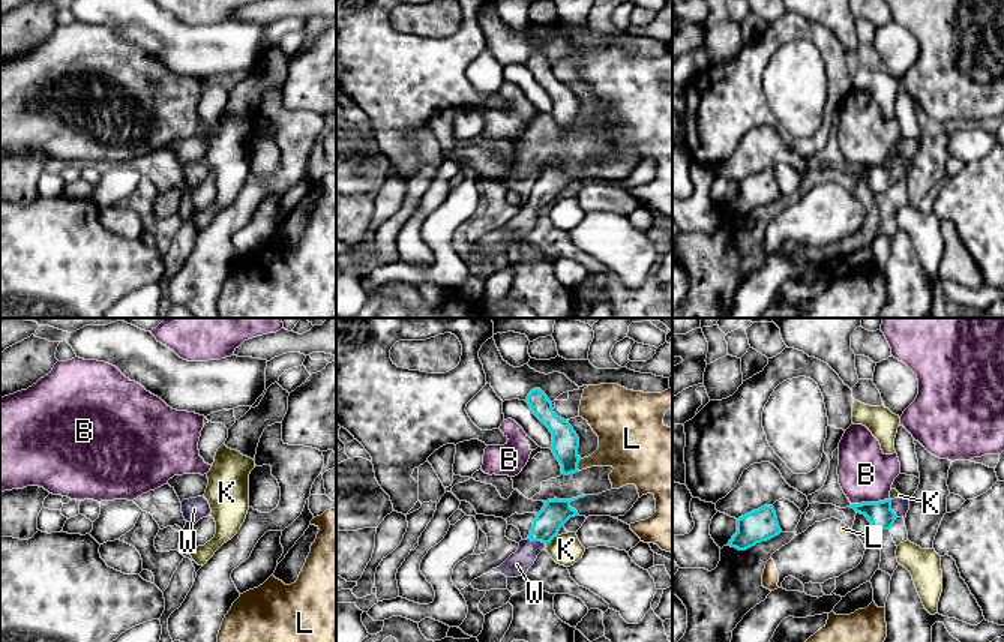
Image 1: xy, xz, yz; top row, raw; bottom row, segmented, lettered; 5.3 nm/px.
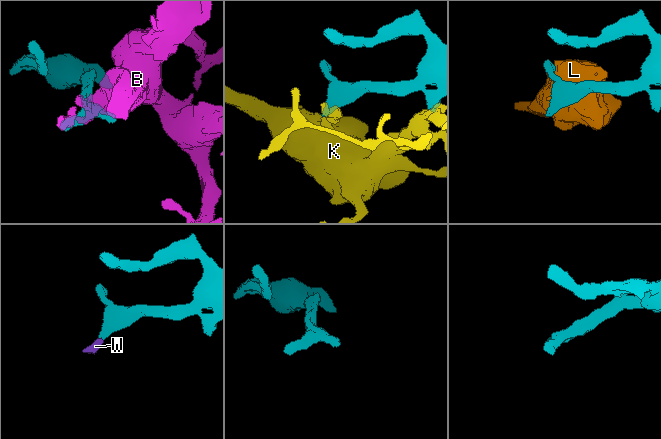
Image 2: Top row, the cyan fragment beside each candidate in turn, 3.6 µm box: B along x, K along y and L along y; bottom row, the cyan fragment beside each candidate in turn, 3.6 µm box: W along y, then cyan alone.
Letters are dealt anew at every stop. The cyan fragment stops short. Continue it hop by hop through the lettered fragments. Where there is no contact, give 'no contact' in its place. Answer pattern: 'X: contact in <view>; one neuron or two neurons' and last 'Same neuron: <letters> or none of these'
B: contact in yz; two neurons
K: contact in xz; two neurons
L: contact in xz; two neurons
W: contact in xz; one neuron
Same neuron: W

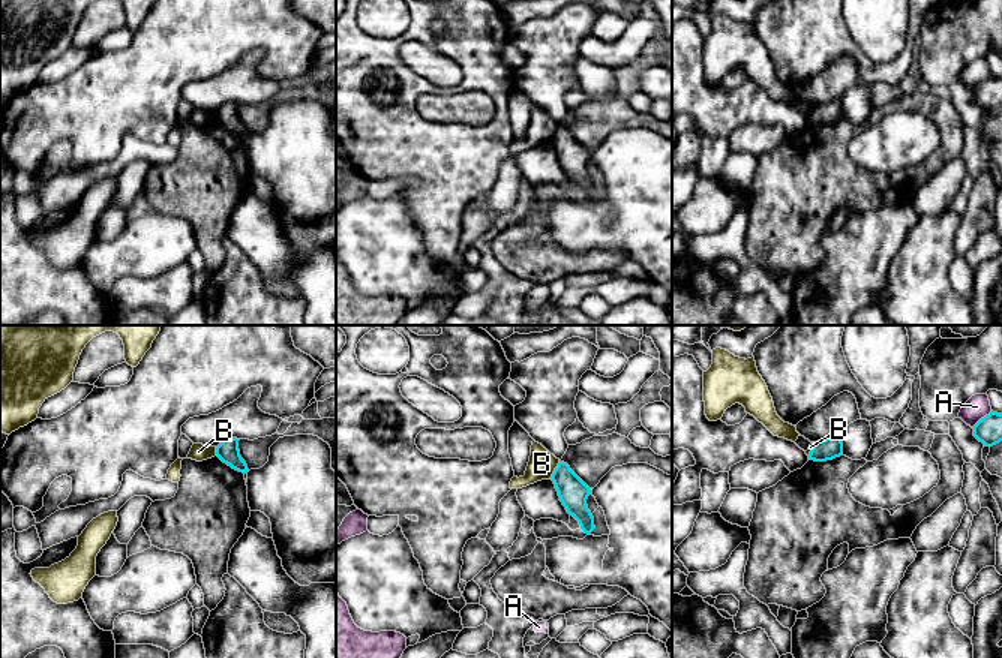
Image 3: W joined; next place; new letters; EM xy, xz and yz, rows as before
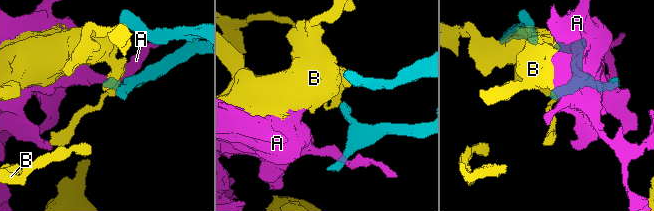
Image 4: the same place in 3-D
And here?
A: contact in yz; two neurons
B: contact in xz; two neurons
Same neuron: none of these

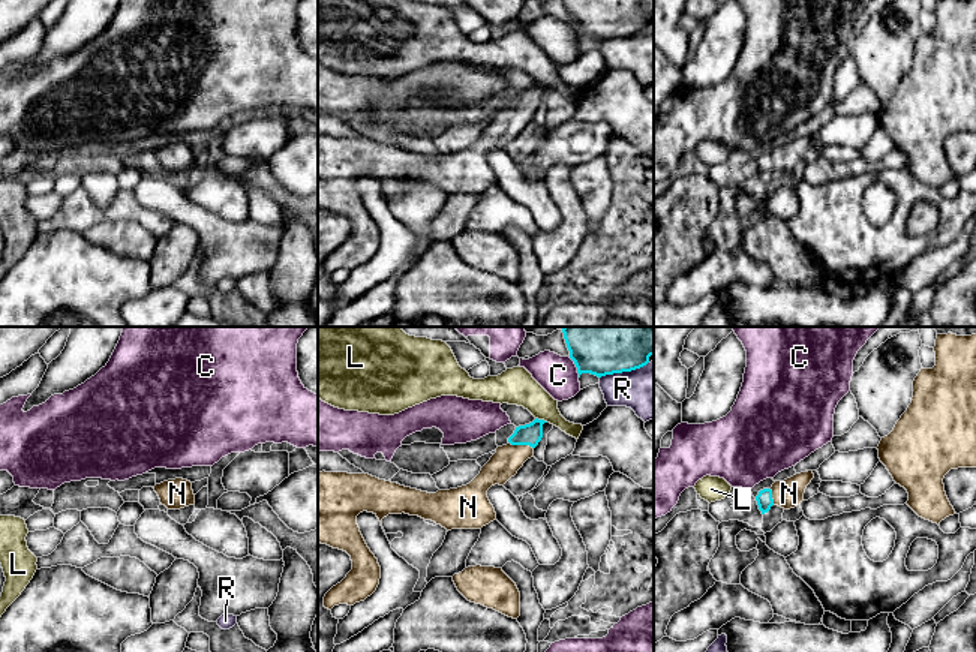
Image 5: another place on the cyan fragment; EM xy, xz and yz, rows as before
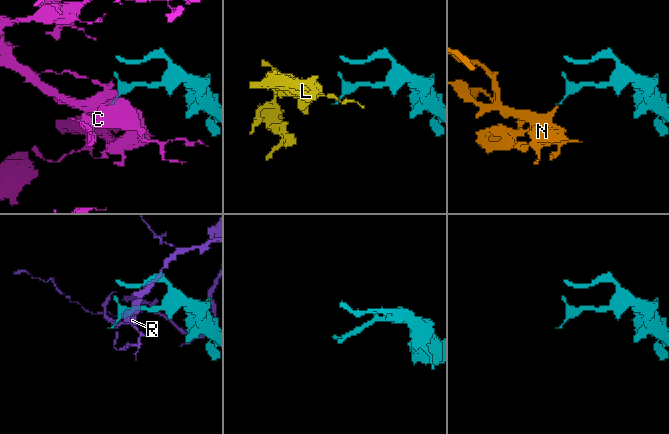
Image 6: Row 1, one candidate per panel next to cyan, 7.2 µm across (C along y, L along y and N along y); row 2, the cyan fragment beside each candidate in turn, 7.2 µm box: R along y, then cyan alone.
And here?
C: contact in xz; two neurons
L: contact in xz; two neurons
N: contact in xz; one neuron
R: contact in xz; two neurons
Same neuron: N

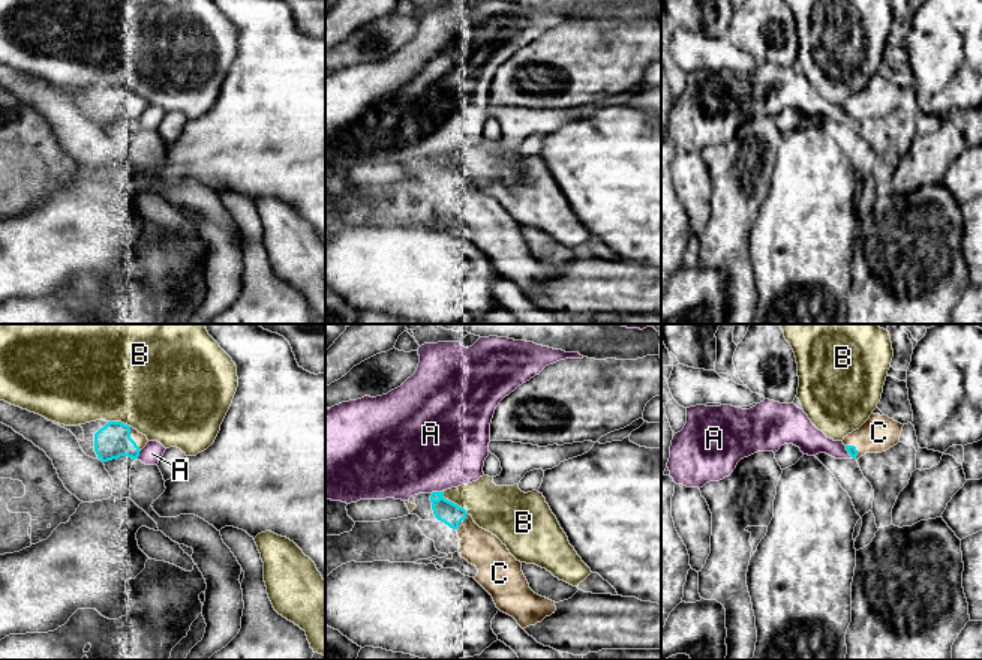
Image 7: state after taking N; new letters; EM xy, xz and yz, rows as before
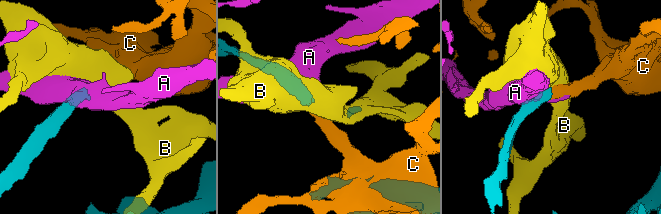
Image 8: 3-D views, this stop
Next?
A: contact in xz; two neurons
B: contact in xz; two neurons
C: contact in xy; one neuron
Same neuron: C

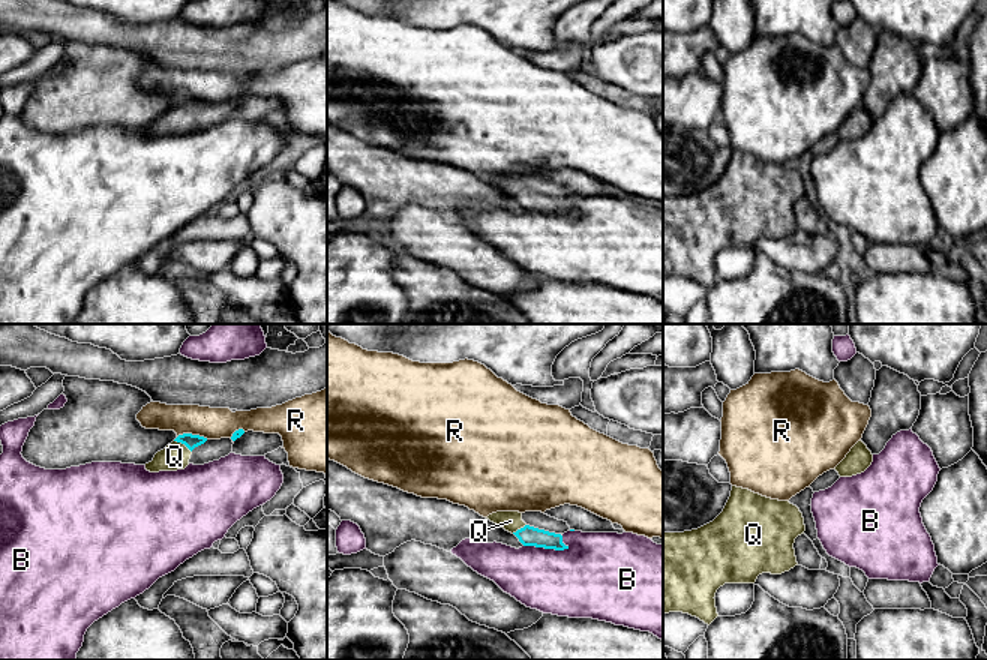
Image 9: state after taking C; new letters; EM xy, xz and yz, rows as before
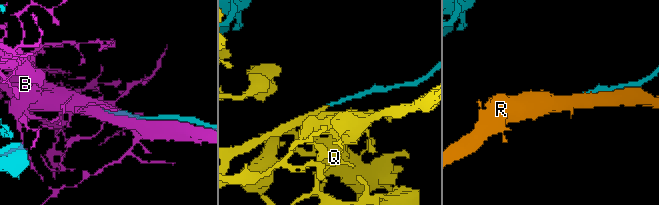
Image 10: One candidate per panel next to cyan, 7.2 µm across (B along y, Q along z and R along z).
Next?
B: contact in xz; two neurons
Q: contact in xy; one neuron
R: contact in xy; two neurons
Same neuron: Q

